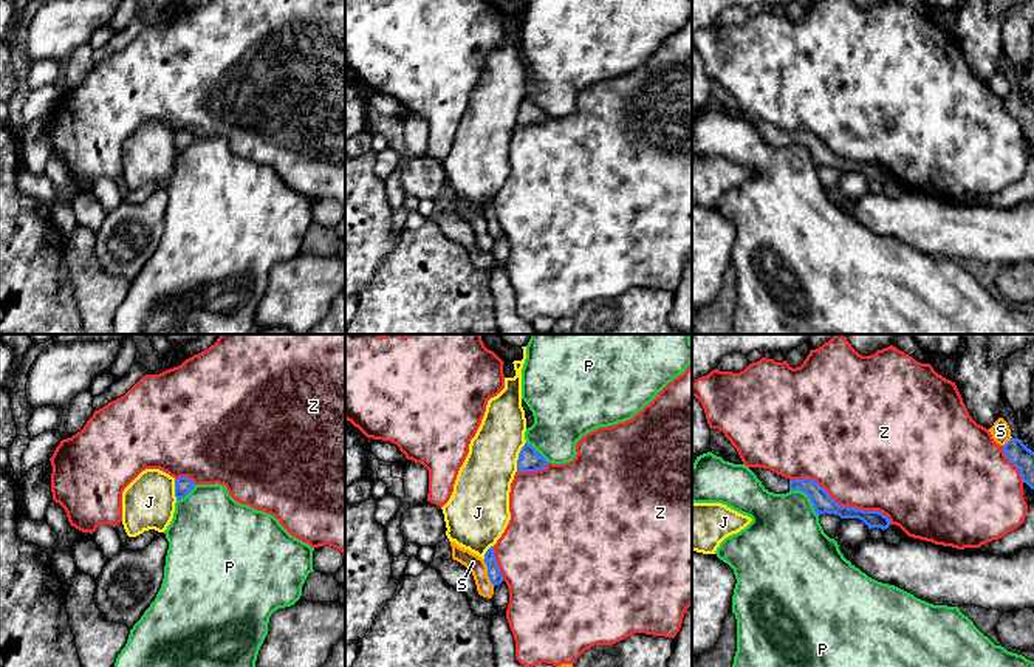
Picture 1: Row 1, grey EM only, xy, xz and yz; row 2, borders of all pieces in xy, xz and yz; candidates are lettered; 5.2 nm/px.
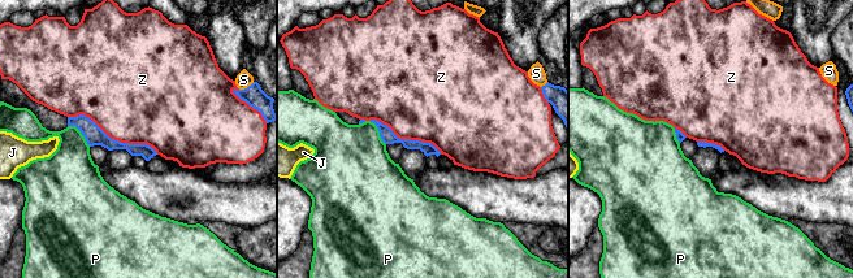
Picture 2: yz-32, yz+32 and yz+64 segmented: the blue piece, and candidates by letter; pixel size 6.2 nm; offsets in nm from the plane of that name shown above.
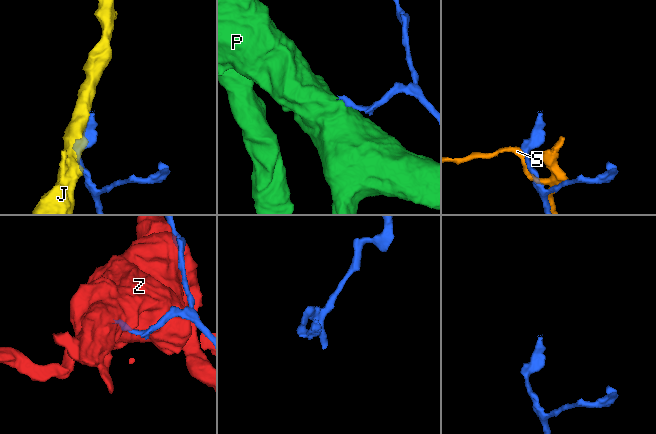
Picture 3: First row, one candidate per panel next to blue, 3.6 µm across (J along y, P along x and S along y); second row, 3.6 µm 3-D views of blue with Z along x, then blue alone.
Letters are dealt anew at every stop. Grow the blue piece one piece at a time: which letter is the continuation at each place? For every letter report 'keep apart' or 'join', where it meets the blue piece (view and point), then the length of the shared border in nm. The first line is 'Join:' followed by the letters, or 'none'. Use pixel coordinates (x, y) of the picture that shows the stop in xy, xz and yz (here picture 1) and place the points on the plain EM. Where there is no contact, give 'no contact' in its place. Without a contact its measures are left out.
Join: none
J: keep apart; contact xz (519, 110); length 170 nm
P: keep apart; contact yz (808, 149); length 200 nm
S: keep apart; contact xz (488, 226); length 160 nm
Z: keep apart; contact yz (842, 160); length 600 nm

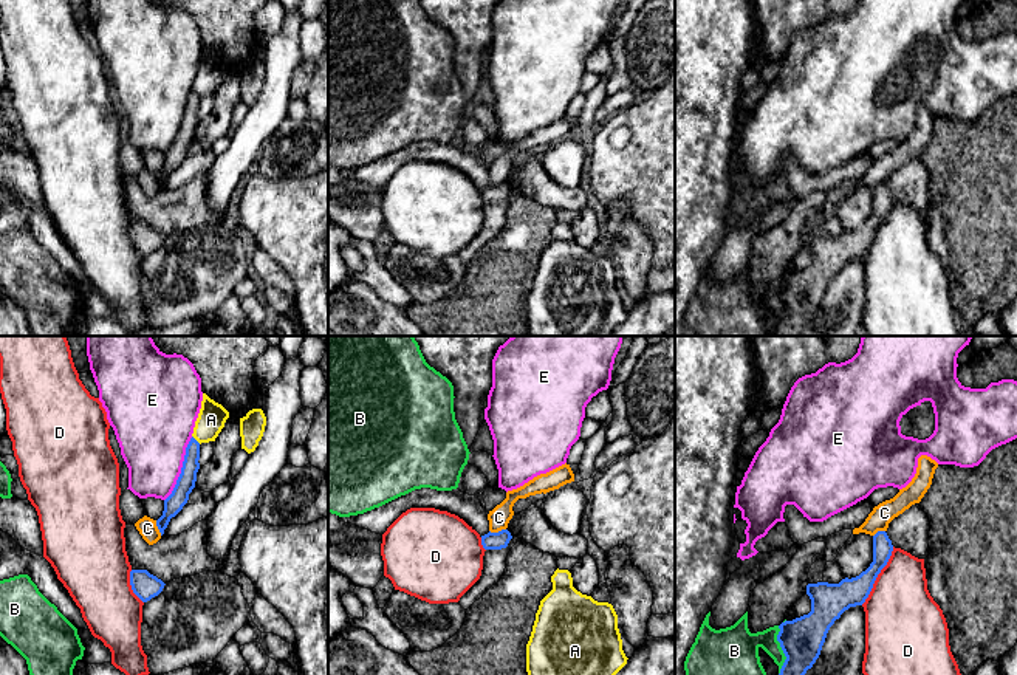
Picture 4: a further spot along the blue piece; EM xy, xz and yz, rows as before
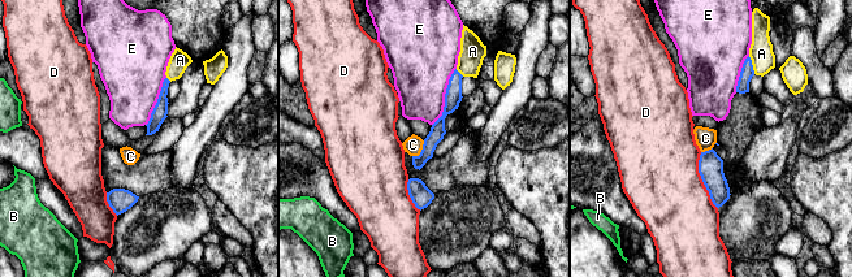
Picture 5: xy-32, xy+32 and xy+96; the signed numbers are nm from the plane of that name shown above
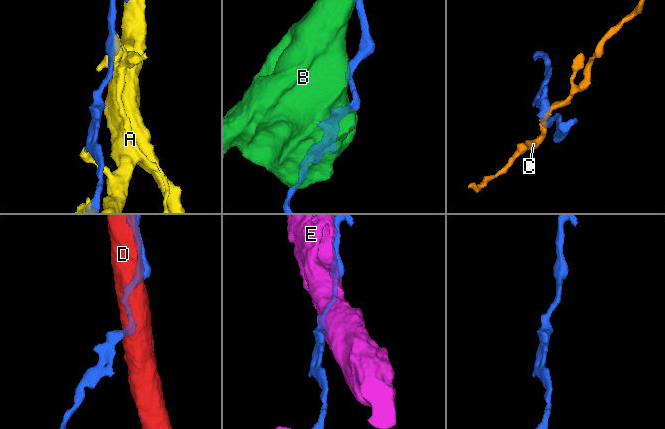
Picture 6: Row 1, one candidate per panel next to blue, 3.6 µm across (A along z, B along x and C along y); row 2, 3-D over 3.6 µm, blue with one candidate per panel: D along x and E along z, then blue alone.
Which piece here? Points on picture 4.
Join: A
A: join; contact xy (195, 93); length 60 nm
B: keep apart; contact yz (784, 305); length 280 nm
C: keep apart; contact xz (499, 185); length 90 nm
D: keep apart; contact yz (876, 229); length 340 nm
E: keep apart; contact xy (181, 123); length 360 nm

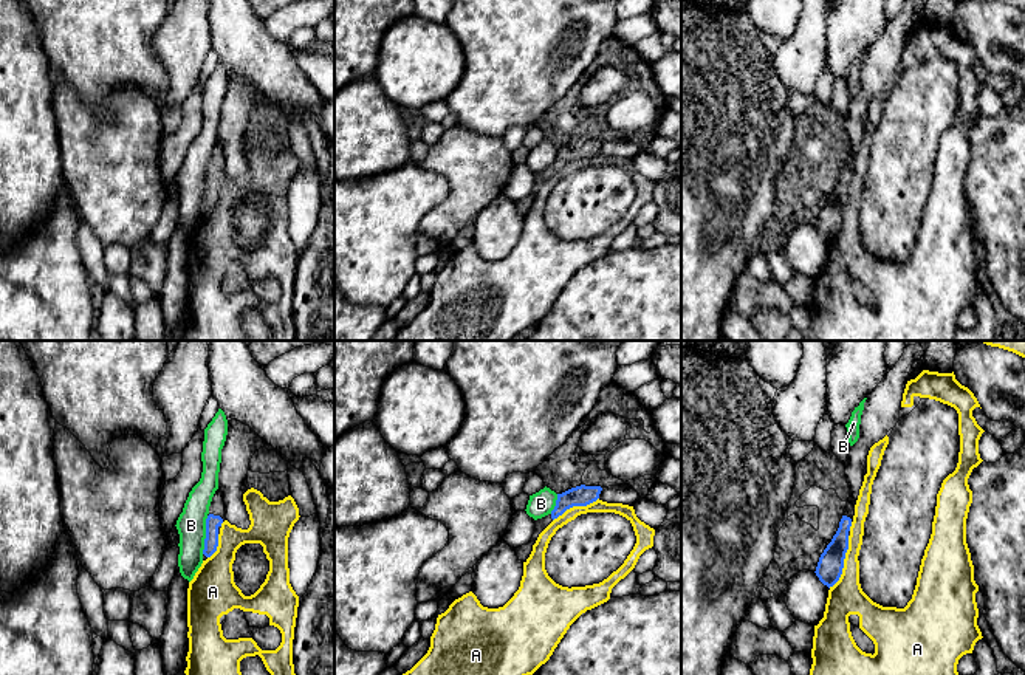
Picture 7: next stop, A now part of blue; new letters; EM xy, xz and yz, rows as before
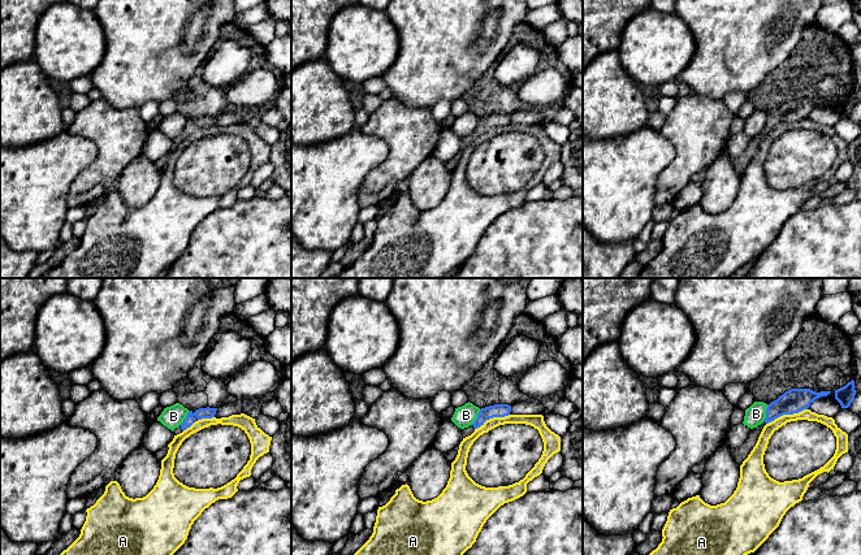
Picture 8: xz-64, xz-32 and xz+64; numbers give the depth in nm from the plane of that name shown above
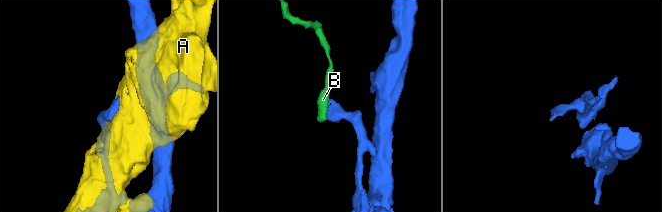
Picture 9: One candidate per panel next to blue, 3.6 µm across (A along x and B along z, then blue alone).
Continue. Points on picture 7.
Join: none
A: keep apart; contact yz (843, 215); length 300 nm
B: keep apart; contact xy (206, 188); length 200 nm

